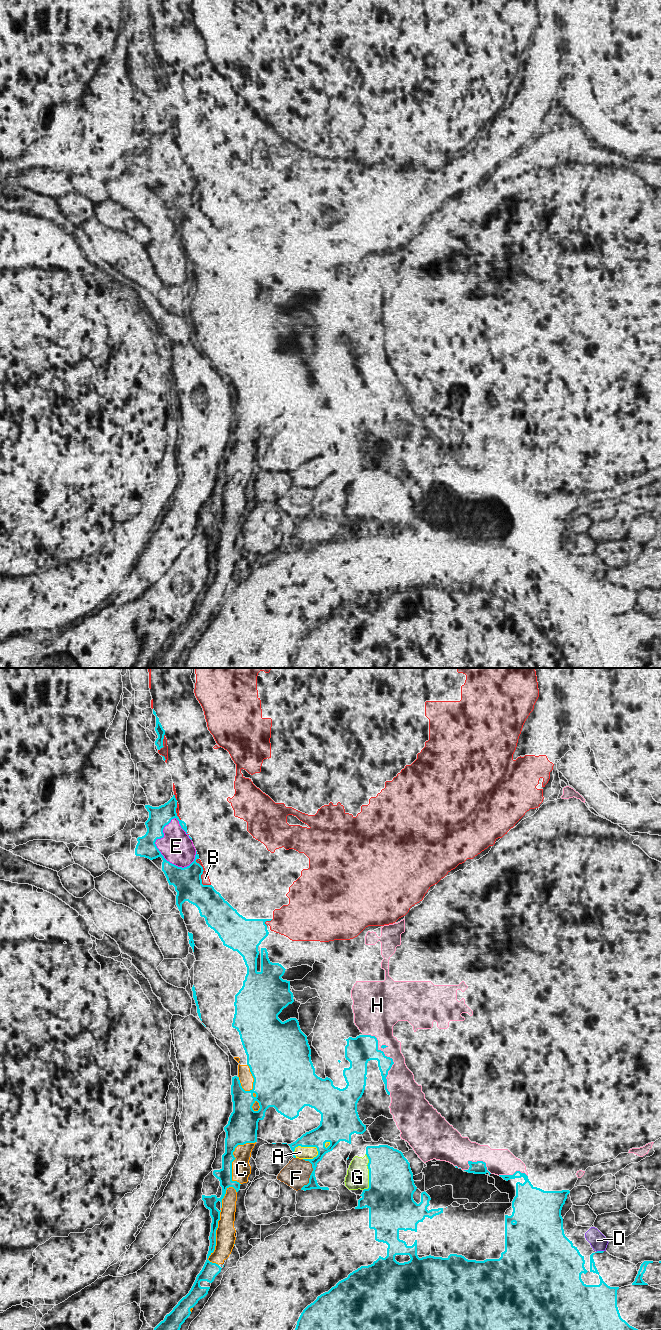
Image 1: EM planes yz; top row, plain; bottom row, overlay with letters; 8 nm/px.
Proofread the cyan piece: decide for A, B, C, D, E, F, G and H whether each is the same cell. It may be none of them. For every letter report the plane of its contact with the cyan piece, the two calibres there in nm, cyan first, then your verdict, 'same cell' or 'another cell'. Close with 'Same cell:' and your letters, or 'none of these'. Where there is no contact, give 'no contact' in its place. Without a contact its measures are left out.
A: yz | 190/100 nm | another cell
B: yz | 220/60 nm | another cell
C: yz | 240/160 nm | another cell
D: yz | 220/140 nm | another cell
E: yz | 170/260 nm | another cell
F: yz | 80/220 nm | another cell
G: yz | 380/180 nm | another cell
H: yz | 220/220 nm | another cell
Same cell: none of these

